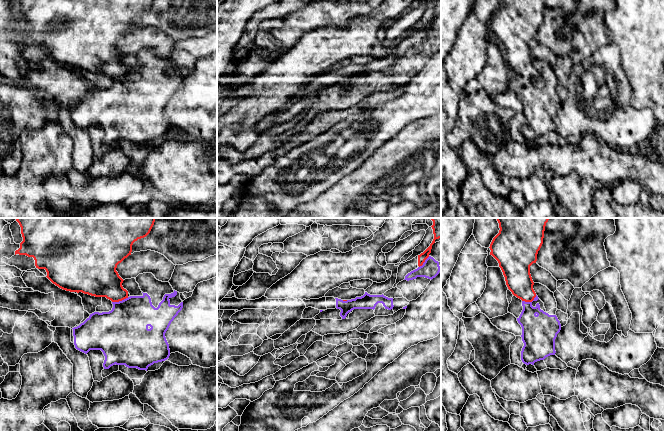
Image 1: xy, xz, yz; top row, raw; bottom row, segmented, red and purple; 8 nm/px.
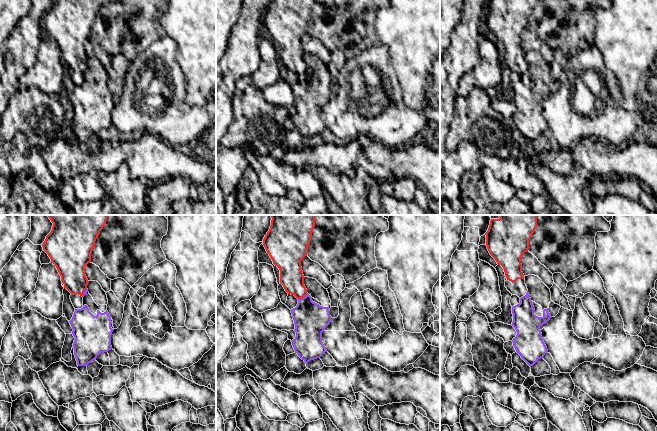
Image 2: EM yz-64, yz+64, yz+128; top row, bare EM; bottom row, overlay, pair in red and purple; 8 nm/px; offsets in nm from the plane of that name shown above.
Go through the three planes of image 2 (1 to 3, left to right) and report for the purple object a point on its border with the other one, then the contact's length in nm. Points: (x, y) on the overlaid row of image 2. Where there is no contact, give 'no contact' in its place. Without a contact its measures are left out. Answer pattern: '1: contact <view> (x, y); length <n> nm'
1: contact yz-64 (83, 292); length 70 nm
2: contact yz+64 (302, 297); length 90 nm
3: no contact

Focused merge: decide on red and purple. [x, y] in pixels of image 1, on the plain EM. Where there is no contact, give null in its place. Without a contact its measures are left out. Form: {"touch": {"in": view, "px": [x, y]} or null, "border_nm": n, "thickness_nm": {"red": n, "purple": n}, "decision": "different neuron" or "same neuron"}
{"touch": {"in": "xy", "px": [120, 76]}, "border_nm": 140, "thickness_nm": {"red": 300, "purple": 400}, "decision": "different neuron"}

